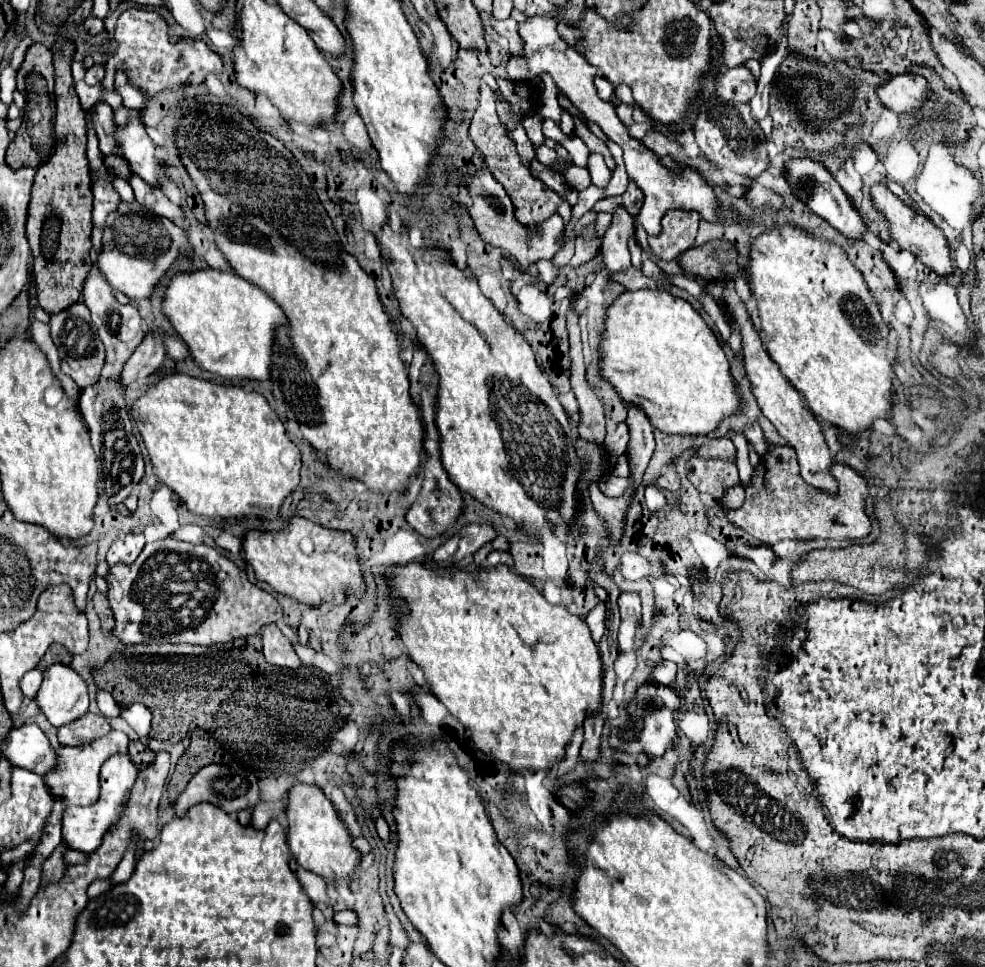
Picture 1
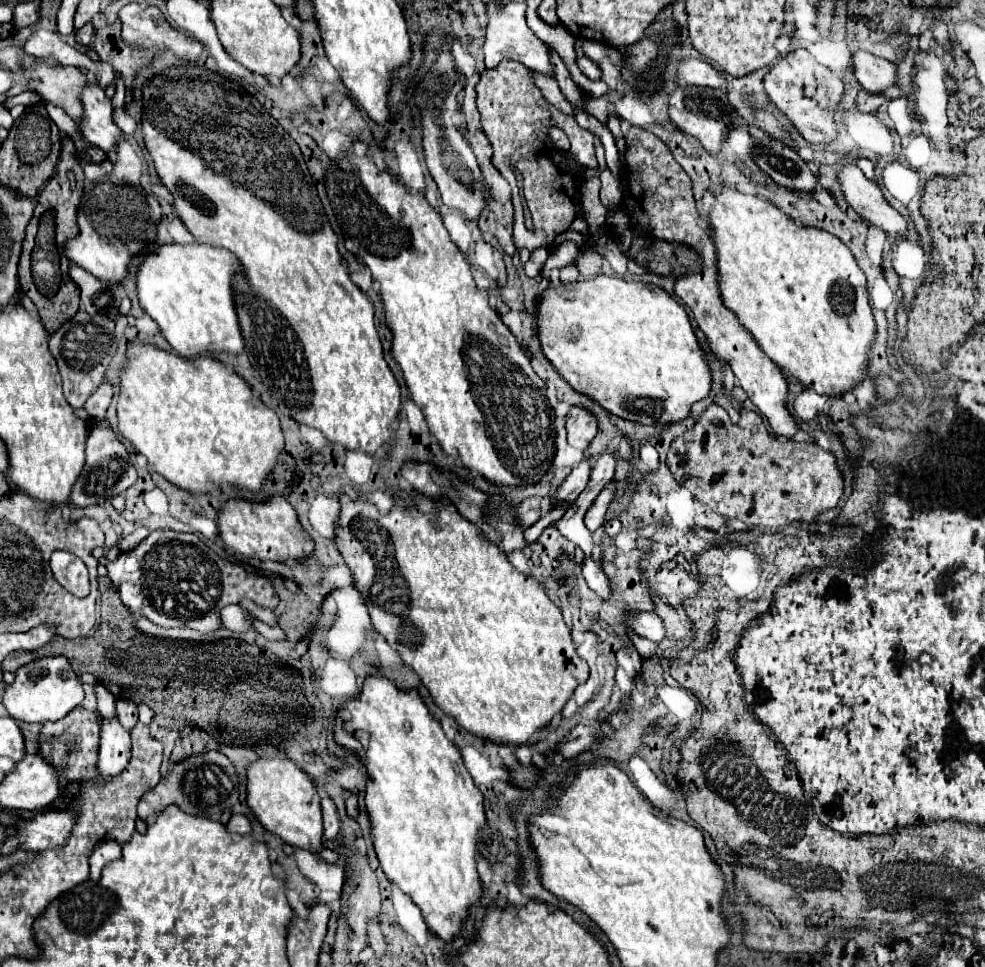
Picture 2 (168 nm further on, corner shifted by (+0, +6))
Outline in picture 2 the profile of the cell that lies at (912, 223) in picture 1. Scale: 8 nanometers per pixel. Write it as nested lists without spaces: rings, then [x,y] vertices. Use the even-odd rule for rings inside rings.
[[[854,163],[842,165],[838,169],[836,177],[840,181],[846,203],[862,219],[874,223],[876,227],[880,227],[882,231],[888,231],[892,235],[906,233],[904,217],[886,203],[880,187],[874,181],[866,179],[864,173]]]

